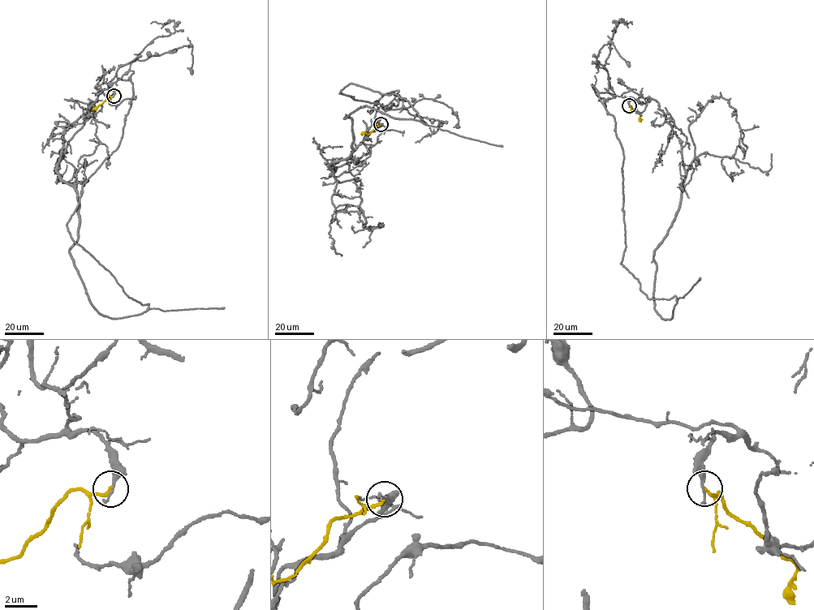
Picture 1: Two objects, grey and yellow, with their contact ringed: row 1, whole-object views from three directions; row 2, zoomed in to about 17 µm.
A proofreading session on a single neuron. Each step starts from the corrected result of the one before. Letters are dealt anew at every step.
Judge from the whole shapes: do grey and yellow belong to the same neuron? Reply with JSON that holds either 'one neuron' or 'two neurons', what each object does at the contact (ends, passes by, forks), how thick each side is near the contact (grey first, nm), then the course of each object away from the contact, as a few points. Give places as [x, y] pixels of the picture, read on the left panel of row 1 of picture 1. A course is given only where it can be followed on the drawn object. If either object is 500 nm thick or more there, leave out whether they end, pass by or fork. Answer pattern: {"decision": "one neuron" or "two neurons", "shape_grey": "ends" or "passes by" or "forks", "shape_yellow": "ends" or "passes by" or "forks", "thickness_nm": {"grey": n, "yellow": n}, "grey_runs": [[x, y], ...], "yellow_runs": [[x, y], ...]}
{"decision": "two neurons", "shape_grey": "ends", "shape_yellow": "ends", "thickness_nm": {"grey": 280, "yellow": 200}, "grey_runs": [[113, 96], [57, 169], [116, 318], [148, 303], [66, 222], [122, 135], [116, 70], [190, 45], [192, 75]], "yellow_runs": [[113, 96], [108, 96], [92, 109]]}

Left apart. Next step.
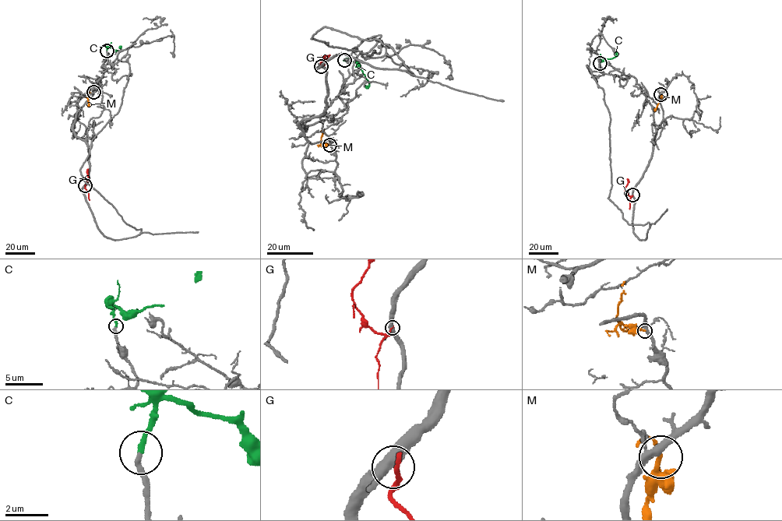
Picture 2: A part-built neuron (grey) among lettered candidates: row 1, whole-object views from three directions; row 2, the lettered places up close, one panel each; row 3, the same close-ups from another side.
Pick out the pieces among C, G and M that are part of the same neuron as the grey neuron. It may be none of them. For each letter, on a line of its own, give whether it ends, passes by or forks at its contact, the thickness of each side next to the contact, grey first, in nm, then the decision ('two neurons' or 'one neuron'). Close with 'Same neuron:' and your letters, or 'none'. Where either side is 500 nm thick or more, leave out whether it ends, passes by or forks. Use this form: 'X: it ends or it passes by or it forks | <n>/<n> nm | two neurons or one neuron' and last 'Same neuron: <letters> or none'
C: it ends | 280/240 nm | one neuron
G: it ends | 400/100 nm | two neurons
M: it ends | 280/200 nm | two neurons
Same neuron: C

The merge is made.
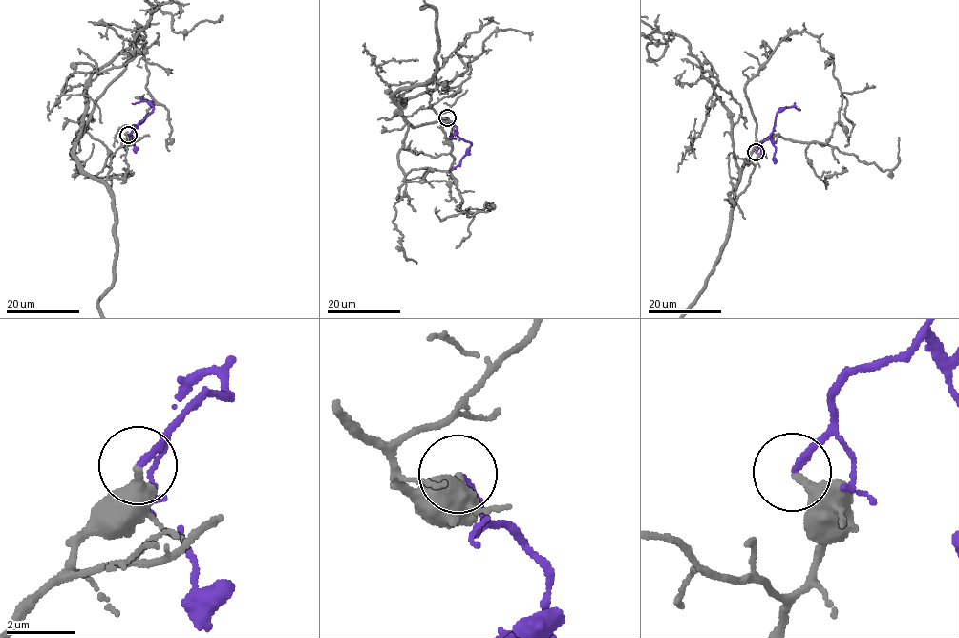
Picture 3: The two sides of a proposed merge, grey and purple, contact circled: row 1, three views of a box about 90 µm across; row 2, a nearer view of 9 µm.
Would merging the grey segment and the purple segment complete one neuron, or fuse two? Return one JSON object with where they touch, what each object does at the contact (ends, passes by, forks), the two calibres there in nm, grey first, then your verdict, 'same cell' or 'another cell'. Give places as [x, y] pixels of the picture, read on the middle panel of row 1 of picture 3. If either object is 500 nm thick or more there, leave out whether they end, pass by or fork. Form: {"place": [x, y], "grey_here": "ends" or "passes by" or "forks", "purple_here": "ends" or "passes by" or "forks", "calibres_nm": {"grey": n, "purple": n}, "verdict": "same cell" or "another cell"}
{"place": [447, 117], "grey_here": "ends", "purple_here": "ends", "calibres_nm": {"grey": 280, "purple": 200}, "verdict": "same cell"}

